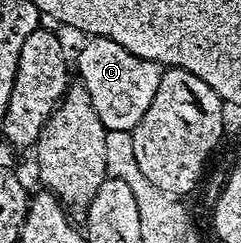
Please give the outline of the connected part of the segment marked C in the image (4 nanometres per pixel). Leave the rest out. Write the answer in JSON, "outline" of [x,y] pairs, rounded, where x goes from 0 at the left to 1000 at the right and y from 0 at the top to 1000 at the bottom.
{"outline":[[[378,148],[324,218],[324,284],[340,296],[336,346],[382,391],[382,440],[398,440],[398,473],[444,535],[515,539],[531,506],[568,506],[614,457],[647,346],[643,255],[548,226],[465,160]]]}

